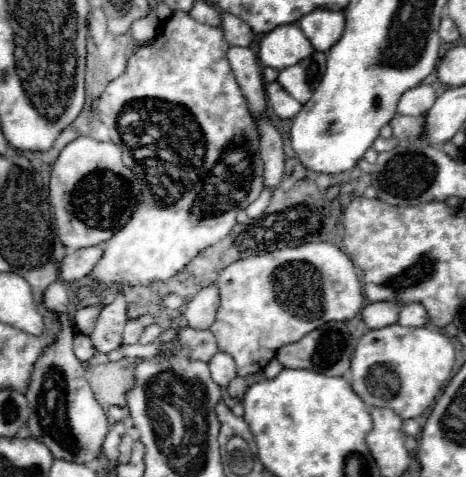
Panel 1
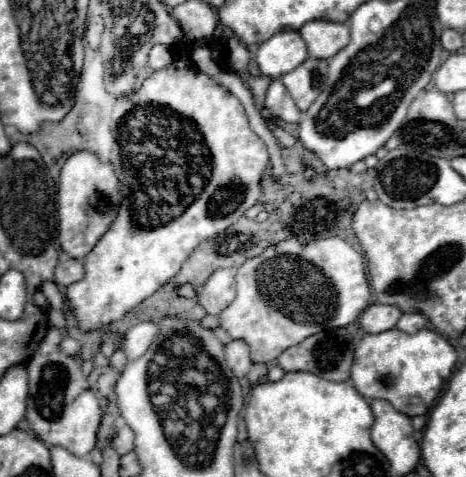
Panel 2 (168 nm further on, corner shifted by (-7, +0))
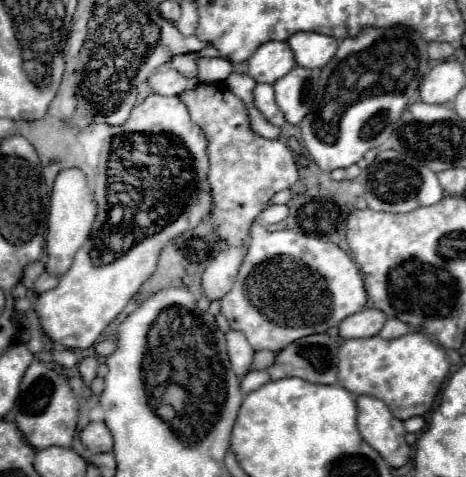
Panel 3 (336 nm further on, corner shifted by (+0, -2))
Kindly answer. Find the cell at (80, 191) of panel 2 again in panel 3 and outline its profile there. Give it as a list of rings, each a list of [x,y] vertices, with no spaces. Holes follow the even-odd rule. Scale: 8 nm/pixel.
[[[80,168],[60,170],[54,180],[54,188],[52,188],[52,196],[50,196],[50,212],[48,212],[48,236],[46,236],[48,264],[46,264],[46,270],[50,274],[58,276],[70,268],[76,250],[90,236],[96,214],[98,214],[98,206],[96,206],[94,194],[88,186],[84,172]]]

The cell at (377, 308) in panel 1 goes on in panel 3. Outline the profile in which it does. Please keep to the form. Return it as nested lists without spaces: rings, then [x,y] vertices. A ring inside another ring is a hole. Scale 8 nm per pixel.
[[[364,308],[362,312],[356,312],[356,314],[348,316],[346,320],[342,320],[338,326],[338,332],[346,340],[348,338],[370,338],[382,330],[386,320],[388,320],[388,316],[382,310]]]

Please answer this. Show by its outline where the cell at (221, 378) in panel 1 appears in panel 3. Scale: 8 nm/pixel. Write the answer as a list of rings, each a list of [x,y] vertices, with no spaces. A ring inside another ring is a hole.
[[[234,330],[226,334],[226,342],[228,342],[228,356],[230,356],[232,370],[236,372],[236,376],[246,376],[250,372],[250,364],[254,356],[252,346],[248,344],[242,332],[234,332]]]

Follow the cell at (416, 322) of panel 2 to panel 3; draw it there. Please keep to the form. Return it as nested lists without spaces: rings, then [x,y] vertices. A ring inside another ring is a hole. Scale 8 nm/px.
[[[390,318],[384,324],[384,328],[380,330],[380,336],[382,338],[400,338],[400,336],[404,336],[408,332],[410,332],[410,326],[406,322],[400,322],[398,318]]]

